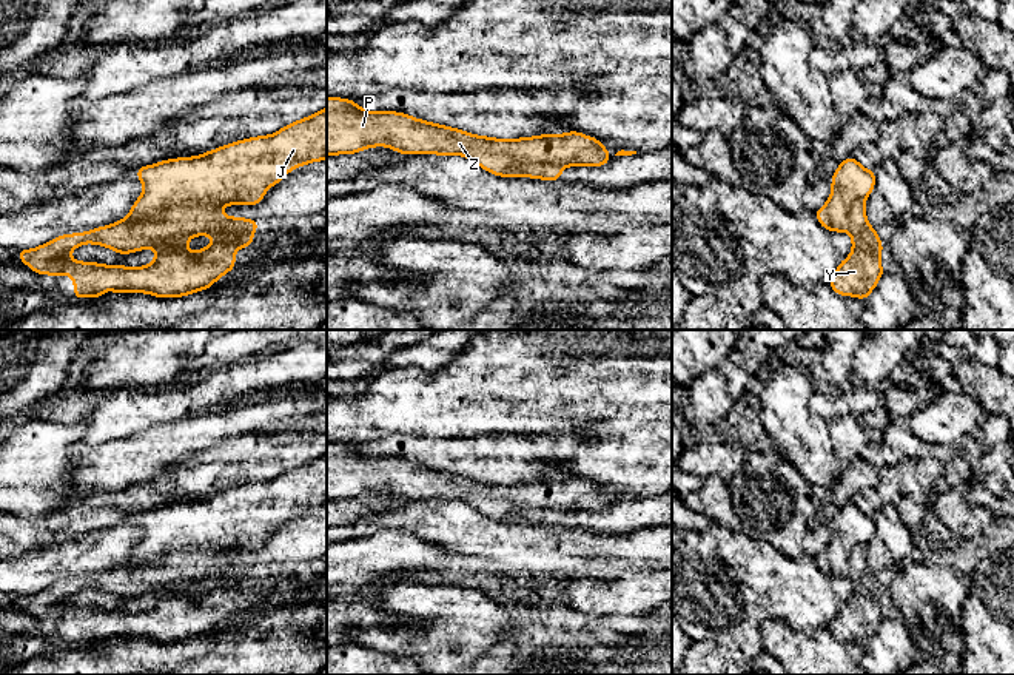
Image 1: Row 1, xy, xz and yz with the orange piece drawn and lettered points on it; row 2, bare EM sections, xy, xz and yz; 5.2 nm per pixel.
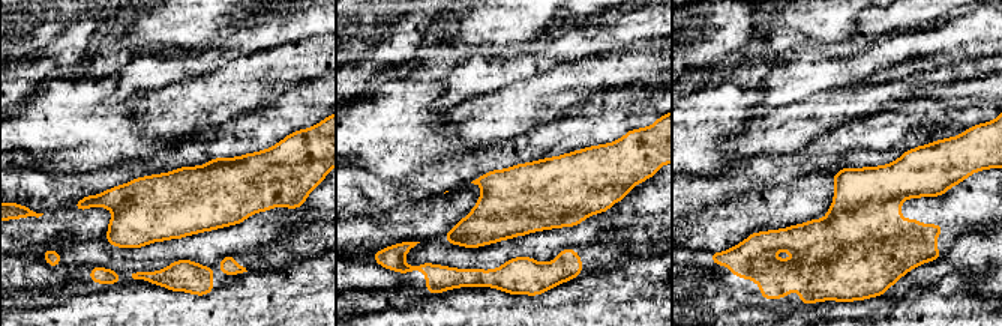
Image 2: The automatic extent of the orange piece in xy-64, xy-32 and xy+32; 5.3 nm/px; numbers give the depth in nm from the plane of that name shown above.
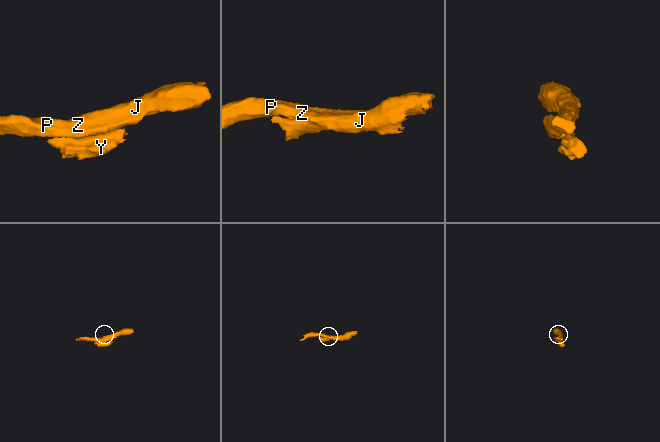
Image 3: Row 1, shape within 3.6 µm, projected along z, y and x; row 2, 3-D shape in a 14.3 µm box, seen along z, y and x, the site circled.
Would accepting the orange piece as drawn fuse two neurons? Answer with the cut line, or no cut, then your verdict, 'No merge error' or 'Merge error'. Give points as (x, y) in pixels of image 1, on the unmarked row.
Split along xy (221, 550), (184, 546), (159, 557), (142, 574), (114, 570). Merge error

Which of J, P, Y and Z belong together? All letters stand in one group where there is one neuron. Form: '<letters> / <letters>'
J P Z / Y

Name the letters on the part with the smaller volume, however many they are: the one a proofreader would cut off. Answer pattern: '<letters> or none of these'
Y

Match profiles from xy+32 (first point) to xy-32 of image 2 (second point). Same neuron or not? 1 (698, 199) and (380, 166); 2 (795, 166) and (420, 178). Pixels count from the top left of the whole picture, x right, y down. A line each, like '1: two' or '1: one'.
1: two
2: one

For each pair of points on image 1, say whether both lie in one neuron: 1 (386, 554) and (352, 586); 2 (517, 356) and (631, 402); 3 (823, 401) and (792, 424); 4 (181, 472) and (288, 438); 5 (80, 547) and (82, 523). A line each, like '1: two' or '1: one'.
1: one
2: one
3: two
4: one
5: two

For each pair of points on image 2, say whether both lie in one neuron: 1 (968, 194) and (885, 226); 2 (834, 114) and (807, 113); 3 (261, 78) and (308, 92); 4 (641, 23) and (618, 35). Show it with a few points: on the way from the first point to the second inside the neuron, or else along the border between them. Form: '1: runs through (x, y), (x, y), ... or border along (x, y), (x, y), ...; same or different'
1: runs through (947, 209), (906, 226); same
2: runs through (828, 114), (813, 114); same
3: border along (317, 80), (309, 80), (285, 90), (264, 107); different
4: runs through (635, 24), (624, 29); same

